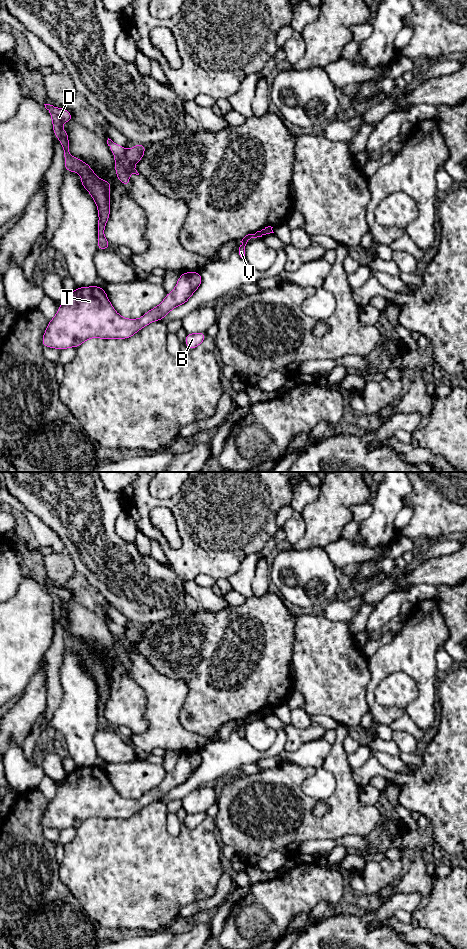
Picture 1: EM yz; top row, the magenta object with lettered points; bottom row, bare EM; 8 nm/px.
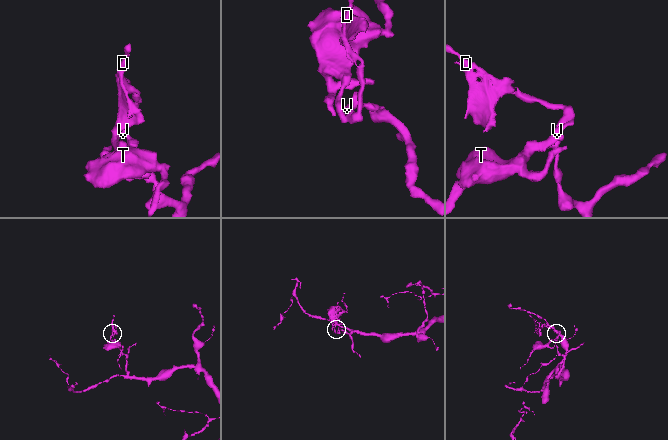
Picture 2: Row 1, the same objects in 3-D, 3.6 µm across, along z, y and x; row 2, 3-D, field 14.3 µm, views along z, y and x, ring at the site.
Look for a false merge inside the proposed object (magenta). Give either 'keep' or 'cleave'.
cleave

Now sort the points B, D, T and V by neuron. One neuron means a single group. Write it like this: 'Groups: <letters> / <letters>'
Groups: B T / D V

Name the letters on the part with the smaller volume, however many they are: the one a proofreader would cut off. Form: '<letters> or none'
B, T

